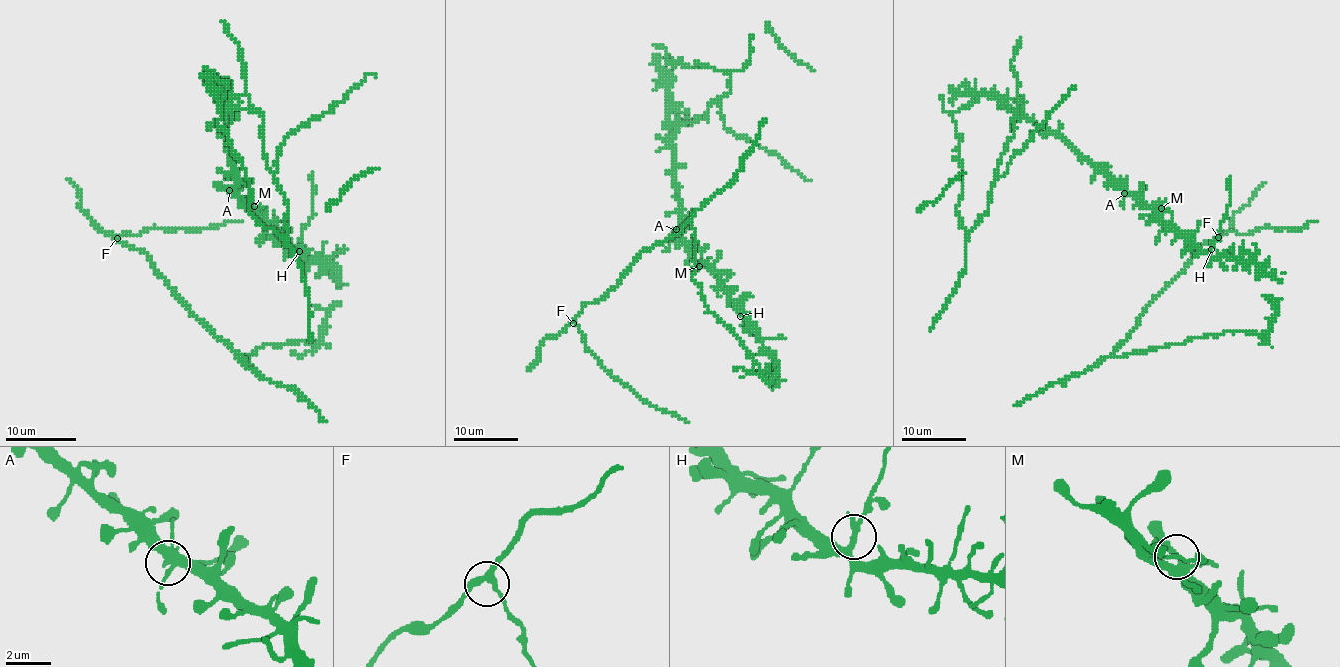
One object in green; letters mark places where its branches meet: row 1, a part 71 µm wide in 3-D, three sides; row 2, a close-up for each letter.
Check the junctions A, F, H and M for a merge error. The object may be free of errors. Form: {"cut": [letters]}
{"cut": ["H"]}

